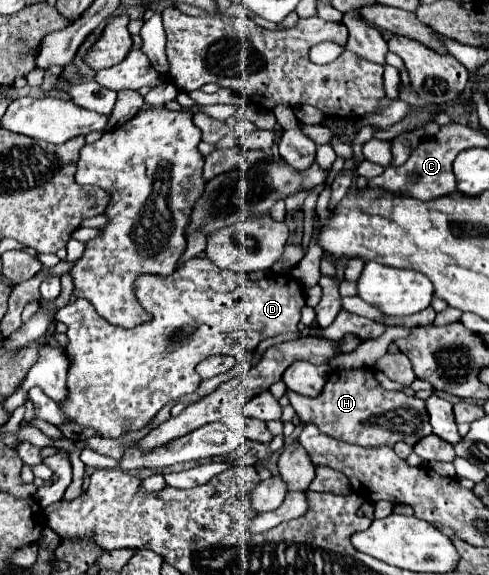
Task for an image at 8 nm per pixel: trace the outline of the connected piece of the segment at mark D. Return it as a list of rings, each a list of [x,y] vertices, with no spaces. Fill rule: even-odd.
[[[196,257],[178,267],[172,275],[138,275],[134,283],[134,295],[142,303],[144,311],[152,315],[150,321],[140,323],[132,329],[116,327],[102,319],[92,303],[86,299],[76,299],[62,307],[56,317],[68,319],[68,379],[66,389],[68,395],[60,401],[60,409],[68,417],[68,421],[78,427],[92,429],[100,437],[122,437],[128,433],[126,423],[134,427],[144,427],[166,403],[176,401],[178,397],[192,393],[200,385],[200,377],[192,367],[192,359],[184,359],[184,367],[180,367],[180,359],[172,359],[172,355],[230,355],[236,357],[254,351],[256,345],[268,337],[280,333],[296,333],[296,325],[300,321],[300,309],[304,307],[304,289],[290,275],[264,277],[260,281],[250,281],[238,273],[218,269],[206,257]]]

